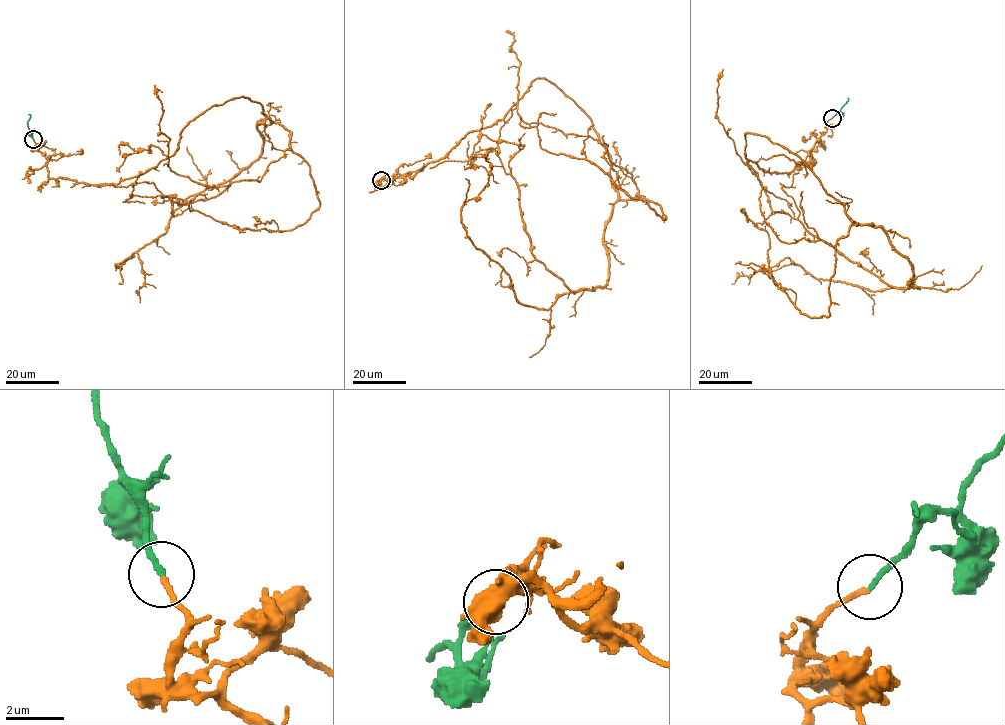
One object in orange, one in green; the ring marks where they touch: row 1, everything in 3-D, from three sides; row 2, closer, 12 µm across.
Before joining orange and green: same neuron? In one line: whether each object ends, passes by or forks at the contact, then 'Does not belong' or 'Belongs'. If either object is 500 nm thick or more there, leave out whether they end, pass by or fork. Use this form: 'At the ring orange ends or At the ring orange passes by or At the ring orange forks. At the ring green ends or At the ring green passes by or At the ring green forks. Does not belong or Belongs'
At the ring orange ends. At the ring green ends. Belongs

